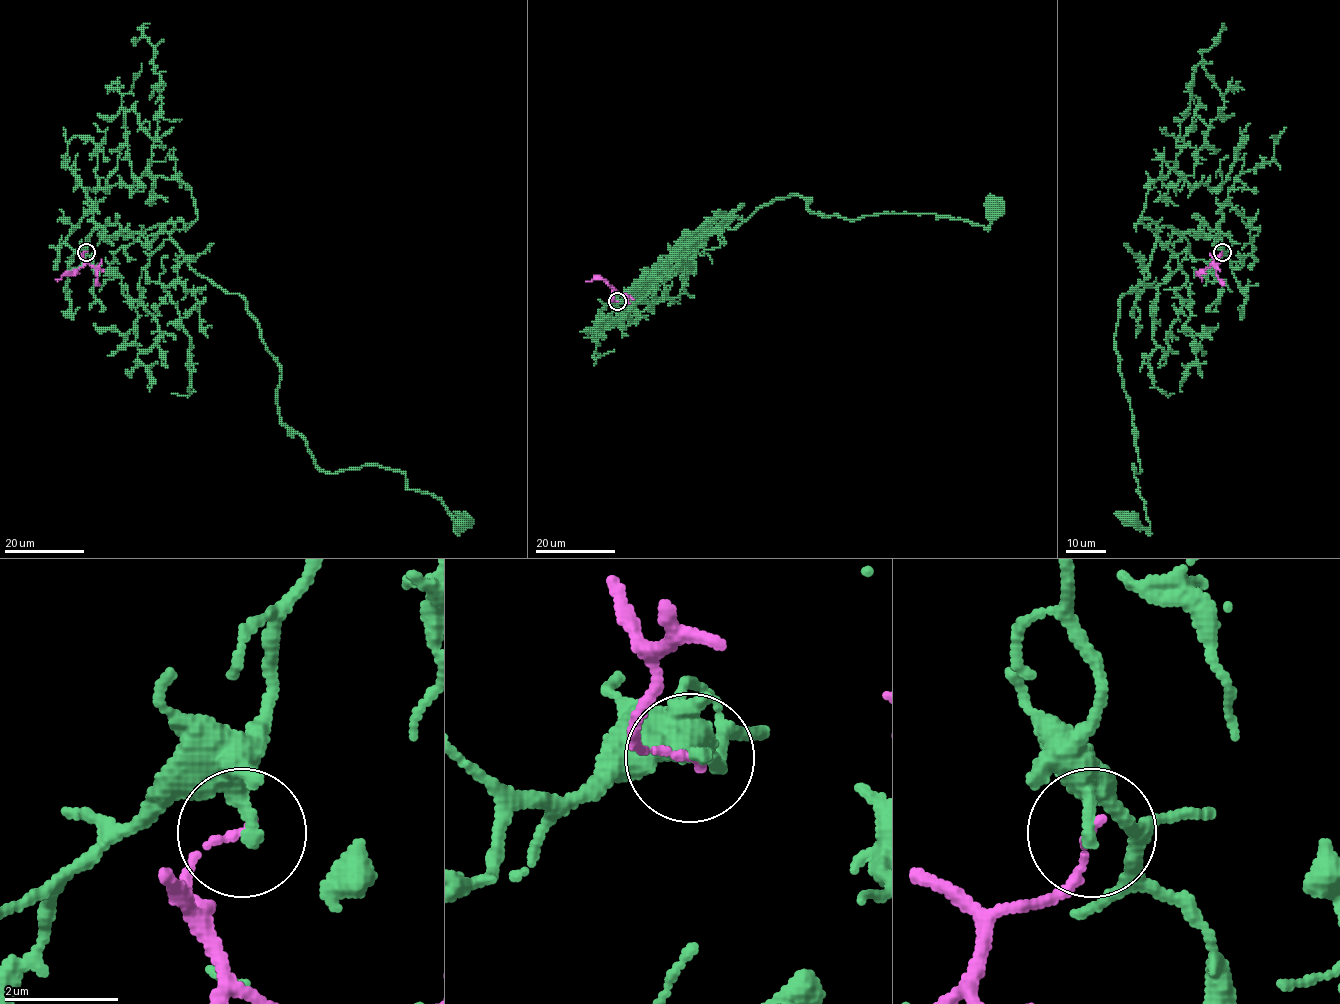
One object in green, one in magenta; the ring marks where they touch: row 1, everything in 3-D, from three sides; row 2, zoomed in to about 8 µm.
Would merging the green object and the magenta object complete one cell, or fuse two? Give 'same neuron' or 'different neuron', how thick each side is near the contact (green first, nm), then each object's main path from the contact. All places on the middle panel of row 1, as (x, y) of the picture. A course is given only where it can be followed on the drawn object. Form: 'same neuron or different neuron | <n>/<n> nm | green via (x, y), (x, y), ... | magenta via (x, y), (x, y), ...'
different neuron | 280/120 nm | green via (616, 301), (698, 236), (775, 199), (796, 194), (810, 212), (845, 220), (935, 214), (985, 229), (992, 211) | magenta via (616, 301), (613, 300), (615, 291), (603, 279), (586, 282)

